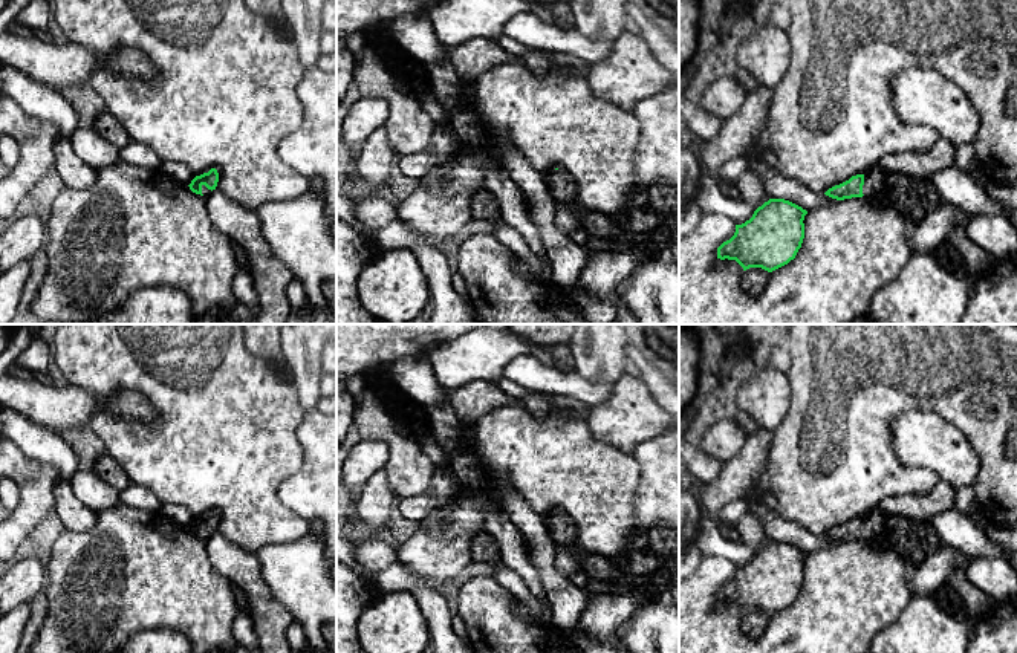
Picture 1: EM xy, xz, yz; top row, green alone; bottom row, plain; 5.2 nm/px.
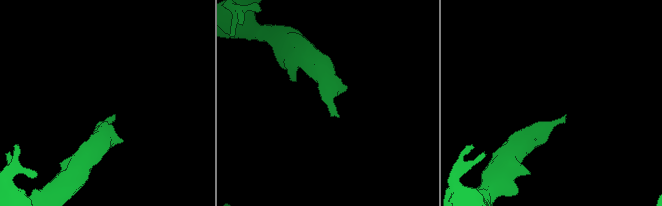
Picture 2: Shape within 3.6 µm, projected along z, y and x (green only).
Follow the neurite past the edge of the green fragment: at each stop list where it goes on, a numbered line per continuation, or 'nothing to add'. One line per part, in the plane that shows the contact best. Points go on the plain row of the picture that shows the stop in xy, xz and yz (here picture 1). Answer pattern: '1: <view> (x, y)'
1: yz (875, 520)

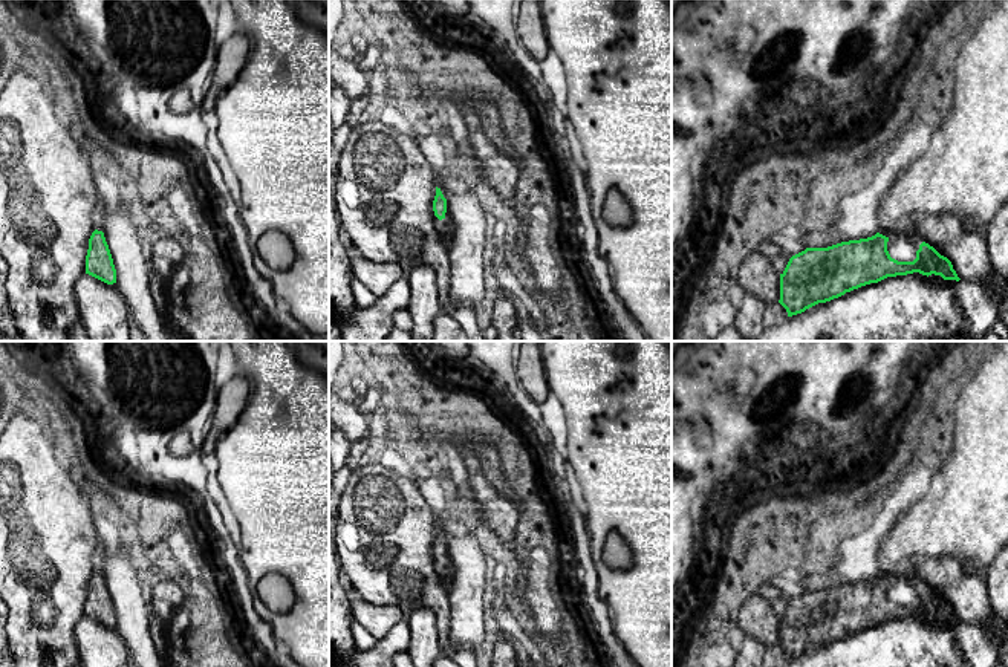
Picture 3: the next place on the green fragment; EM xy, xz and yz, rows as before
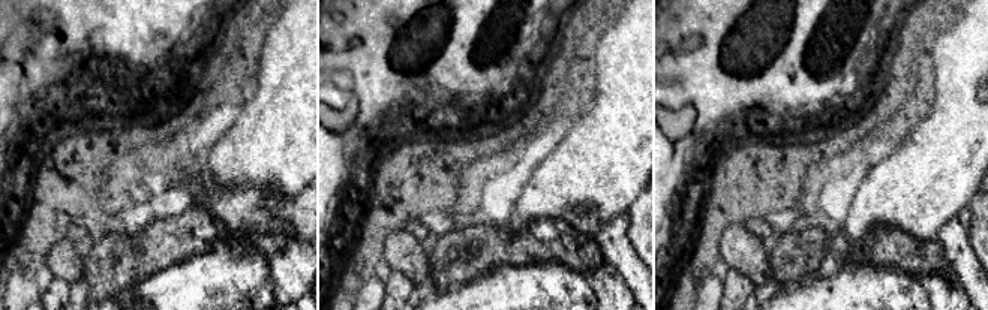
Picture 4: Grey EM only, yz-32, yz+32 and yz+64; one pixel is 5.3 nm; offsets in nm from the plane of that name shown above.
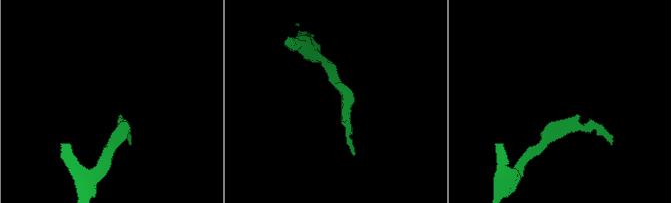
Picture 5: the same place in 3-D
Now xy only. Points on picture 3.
nothing to add

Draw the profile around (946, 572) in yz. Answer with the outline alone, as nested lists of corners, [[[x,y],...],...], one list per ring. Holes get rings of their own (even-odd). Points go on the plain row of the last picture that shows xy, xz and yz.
[[[942,555],[921,561],[915,577],[947,600],[959,621],[990,626],[991,606],[984,574],[968,575],[956,558]]]

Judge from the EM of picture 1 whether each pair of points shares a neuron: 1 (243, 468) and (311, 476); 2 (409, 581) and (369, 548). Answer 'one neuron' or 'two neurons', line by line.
1: two neurons
2: two neurons

